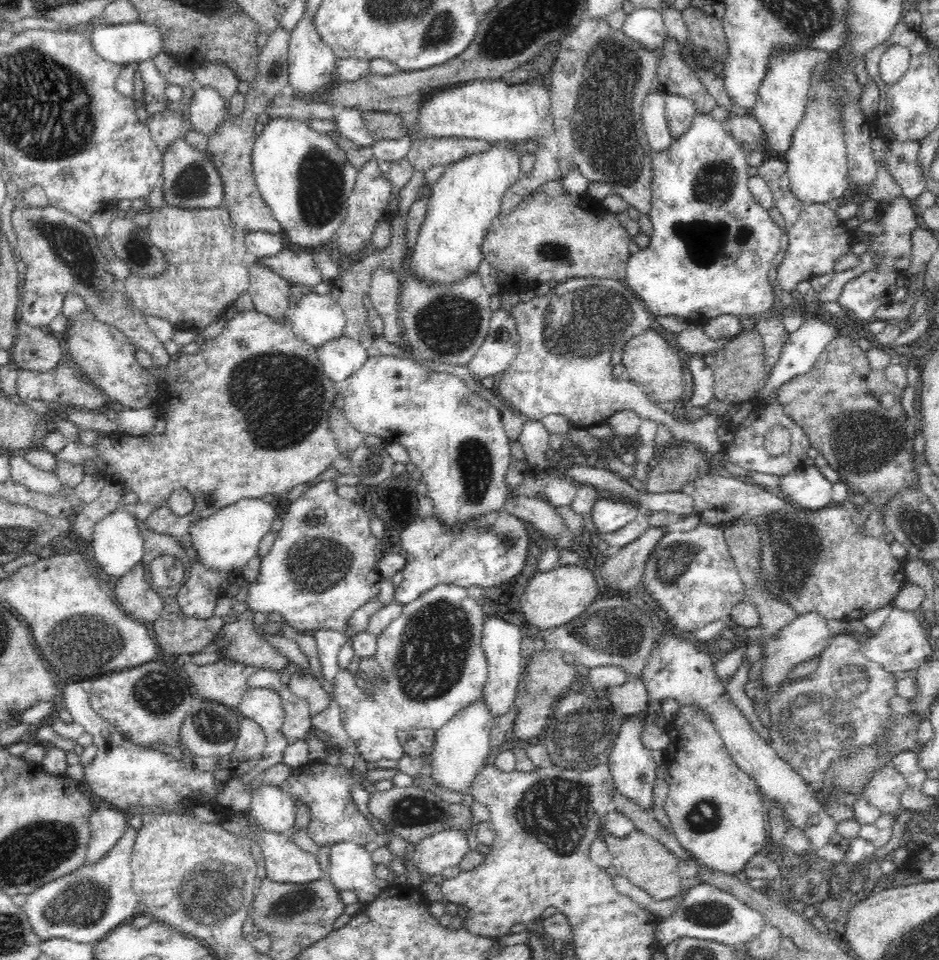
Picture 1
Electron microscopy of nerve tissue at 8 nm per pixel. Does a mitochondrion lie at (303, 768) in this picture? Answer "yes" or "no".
no

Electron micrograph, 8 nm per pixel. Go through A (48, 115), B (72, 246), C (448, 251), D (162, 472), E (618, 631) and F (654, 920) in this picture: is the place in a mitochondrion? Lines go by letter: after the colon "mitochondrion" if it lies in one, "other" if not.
A: mitochondrion
B: mitochondrion
C: other
D: other
E: mitochondrion
F: other

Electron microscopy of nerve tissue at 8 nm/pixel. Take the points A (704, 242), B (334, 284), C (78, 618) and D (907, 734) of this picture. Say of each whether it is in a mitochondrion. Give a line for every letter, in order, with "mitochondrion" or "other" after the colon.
A: mitochondrion
B: other
C: mitochondrion
D: other

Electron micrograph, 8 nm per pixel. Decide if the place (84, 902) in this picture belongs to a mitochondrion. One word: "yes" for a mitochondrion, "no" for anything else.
yes

